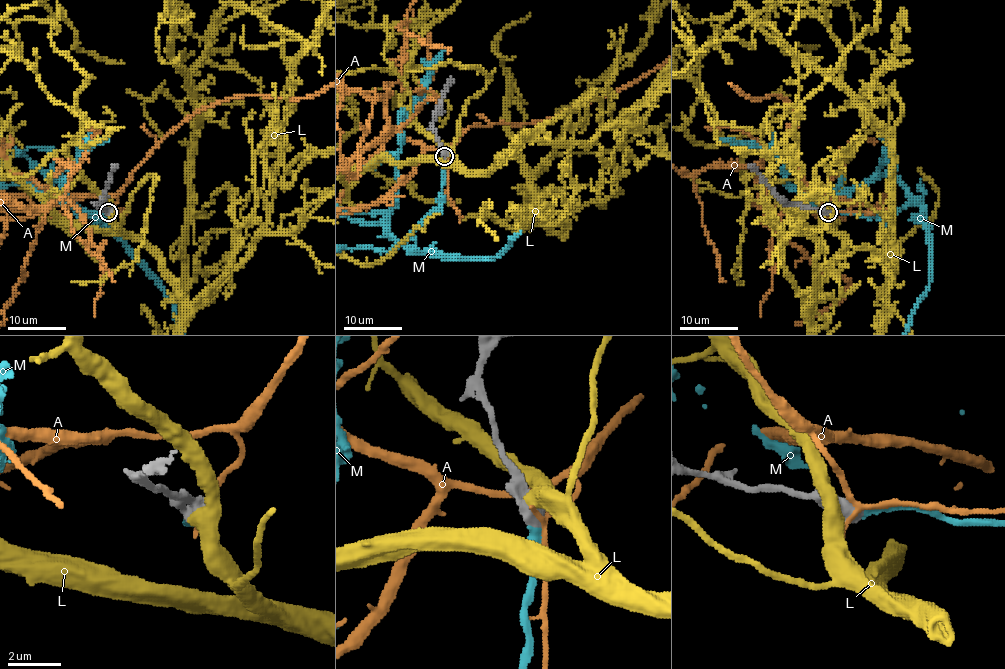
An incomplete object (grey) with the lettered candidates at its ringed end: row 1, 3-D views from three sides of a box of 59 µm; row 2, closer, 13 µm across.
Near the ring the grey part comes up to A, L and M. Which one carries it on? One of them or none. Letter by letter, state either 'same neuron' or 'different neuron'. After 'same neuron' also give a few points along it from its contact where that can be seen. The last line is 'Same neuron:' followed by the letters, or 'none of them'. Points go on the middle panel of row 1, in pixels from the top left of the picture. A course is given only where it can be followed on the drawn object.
A: different neuron
L: different neuron
M: same neuron
Same neuron: M

